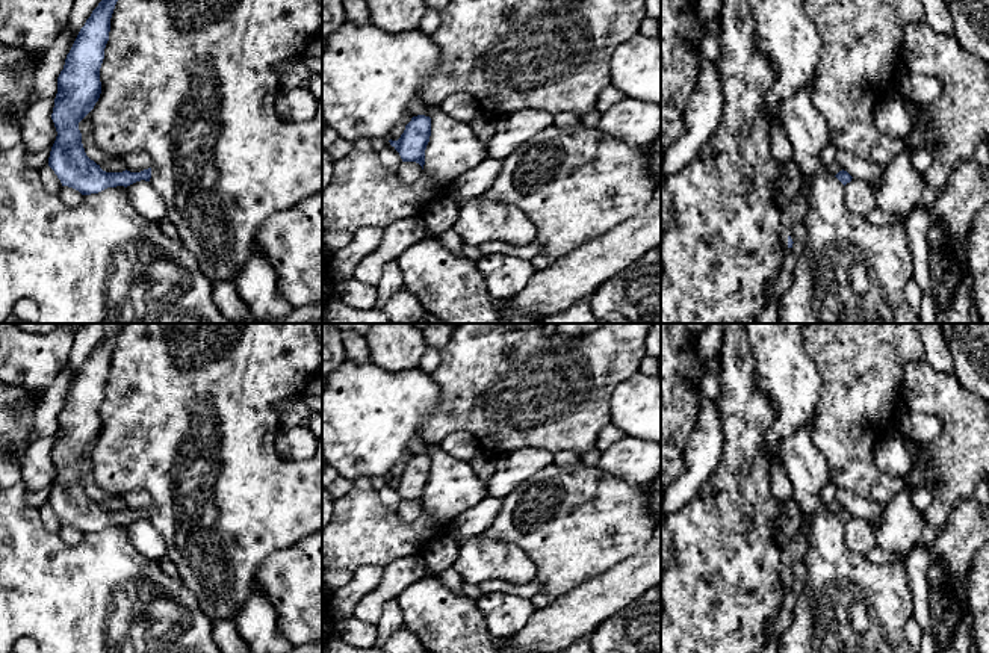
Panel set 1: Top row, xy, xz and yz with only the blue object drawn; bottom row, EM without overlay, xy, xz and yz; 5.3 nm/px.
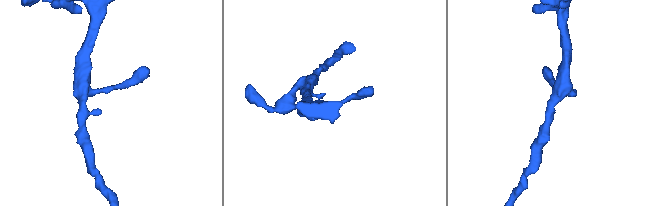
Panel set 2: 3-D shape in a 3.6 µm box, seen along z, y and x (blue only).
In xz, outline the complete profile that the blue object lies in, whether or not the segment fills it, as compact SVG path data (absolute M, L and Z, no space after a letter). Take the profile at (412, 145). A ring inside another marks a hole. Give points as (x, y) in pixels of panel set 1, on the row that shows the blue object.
M425 115L413 116L405 125L404 133L398 141L389 141L399 153L402 162L416 162L425 165L425 150L431 136L431 118Z

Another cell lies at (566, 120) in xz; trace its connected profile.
M560 112L555 115L555 125L561 128L576 128L582 125L581 116L572 112Z

